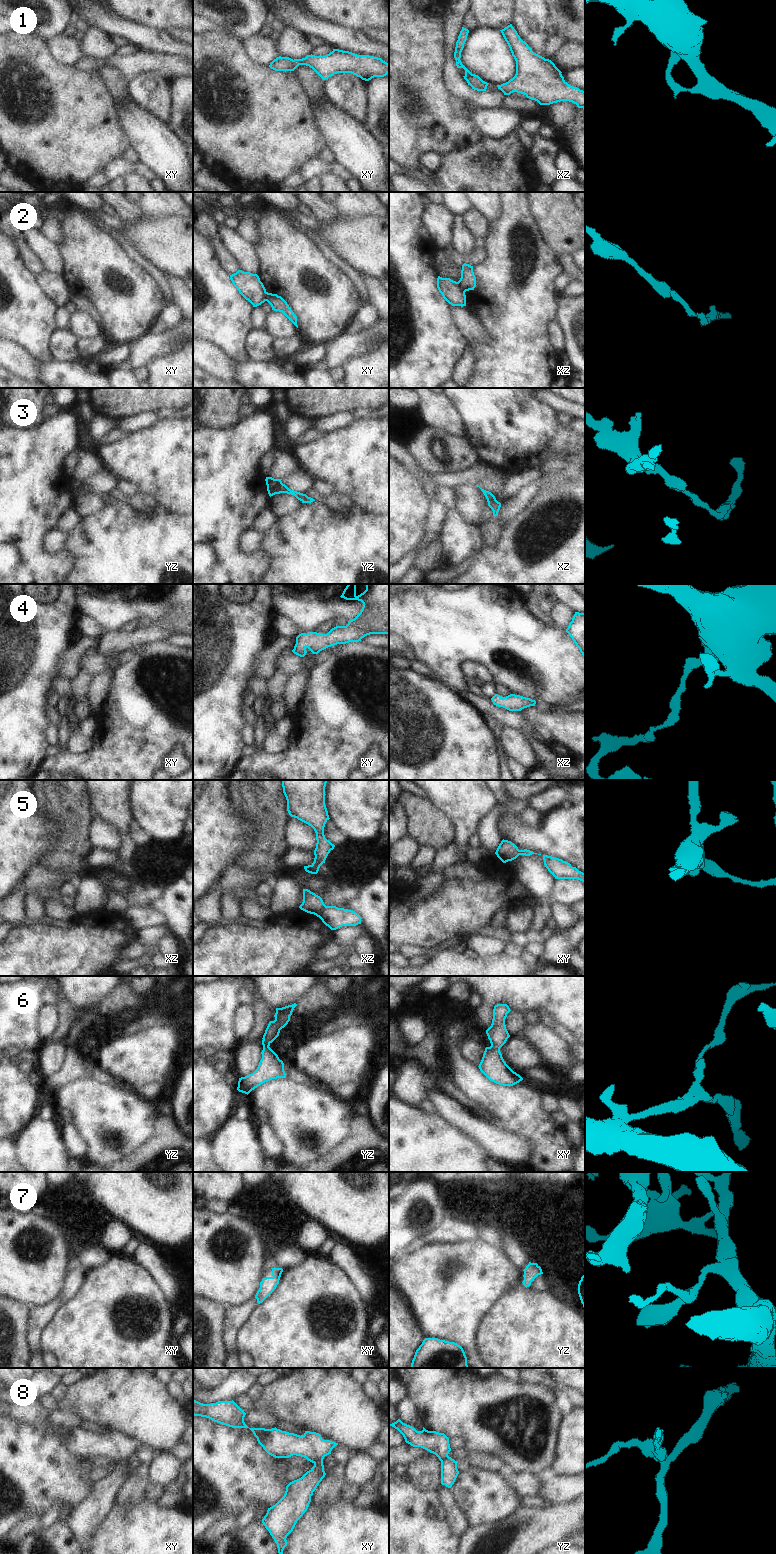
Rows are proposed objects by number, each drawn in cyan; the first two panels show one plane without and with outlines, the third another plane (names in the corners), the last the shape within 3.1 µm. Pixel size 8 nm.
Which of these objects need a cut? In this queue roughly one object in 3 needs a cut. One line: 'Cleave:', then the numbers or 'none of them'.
Cleave: 2, 5, 8

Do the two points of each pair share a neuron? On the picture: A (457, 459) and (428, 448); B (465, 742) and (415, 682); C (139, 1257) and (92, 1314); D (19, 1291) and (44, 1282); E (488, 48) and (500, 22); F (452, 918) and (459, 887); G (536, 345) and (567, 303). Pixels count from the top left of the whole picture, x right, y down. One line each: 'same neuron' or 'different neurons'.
A: same neuron
B: same neuron
C: different neurons
D: same neuron
E: different neurons
F: same neuron
G: different neurons

